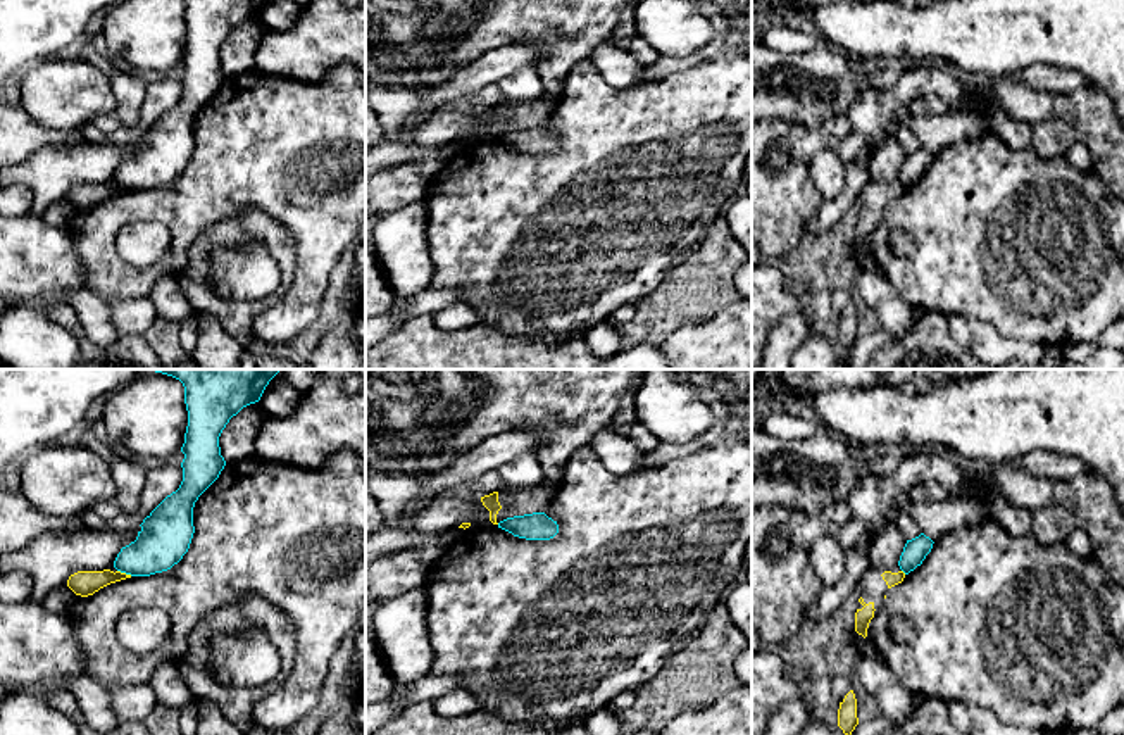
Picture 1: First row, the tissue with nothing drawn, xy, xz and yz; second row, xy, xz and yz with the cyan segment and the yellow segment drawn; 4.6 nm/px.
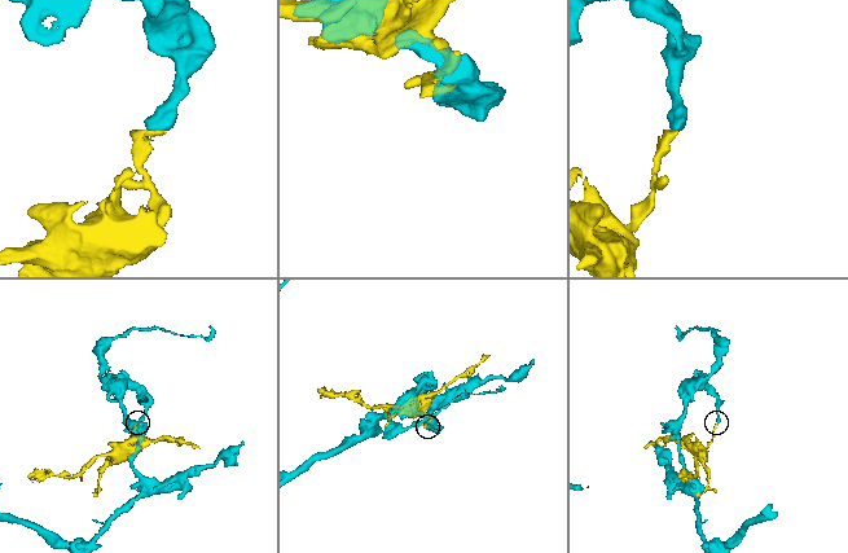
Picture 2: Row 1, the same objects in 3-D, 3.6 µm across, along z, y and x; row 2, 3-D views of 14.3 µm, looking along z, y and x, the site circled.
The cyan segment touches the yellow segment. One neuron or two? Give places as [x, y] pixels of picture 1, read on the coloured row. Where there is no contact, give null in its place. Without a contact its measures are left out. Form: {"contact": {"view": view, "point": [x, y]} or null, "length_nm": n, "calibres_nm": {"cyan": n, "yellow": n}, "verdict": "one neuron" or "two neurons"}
{"contact": {"view": "xy", "point": [124, 571]}, "length_nm": 80, "calibres_nm": {"cyan": 240, "yellow": 120}, "verdict": "two neurons"}

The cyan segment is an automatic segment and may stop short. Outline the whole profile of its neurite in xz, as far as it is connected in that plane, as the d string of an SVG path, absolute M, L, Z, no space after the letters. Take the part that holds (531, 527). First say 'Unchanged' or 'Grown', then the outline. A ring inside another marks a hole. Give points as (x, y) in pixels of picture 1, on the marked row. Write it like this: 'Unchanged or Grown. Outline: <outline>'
Unchanged. Outline: M545 512L507 518L498 528L526 540L550 540L559 533L559 525Z

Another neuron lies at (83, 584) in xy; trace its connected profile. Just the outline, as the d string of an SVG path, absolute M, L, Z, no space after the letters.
M103 569L103 571L78 571L74 575L69 576L67 580L67 587L81 597L88 597L93 595L95 592L98 592L100 588L131 578L131 575L121 573L121 571L110 571L110 569Z

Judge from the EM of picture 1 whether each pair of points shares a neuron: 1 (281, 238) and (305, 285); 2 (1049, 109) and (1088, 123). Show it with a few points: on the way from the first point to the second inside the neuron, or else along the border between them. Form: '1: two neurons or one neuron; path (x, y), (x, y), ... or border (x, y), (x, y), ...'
1: two neurons; border (287, 228), (293, 247), (295, 276), (278, 302)
2: one neuron; path (1059, 109), (1074, 109), (1078, 113)

